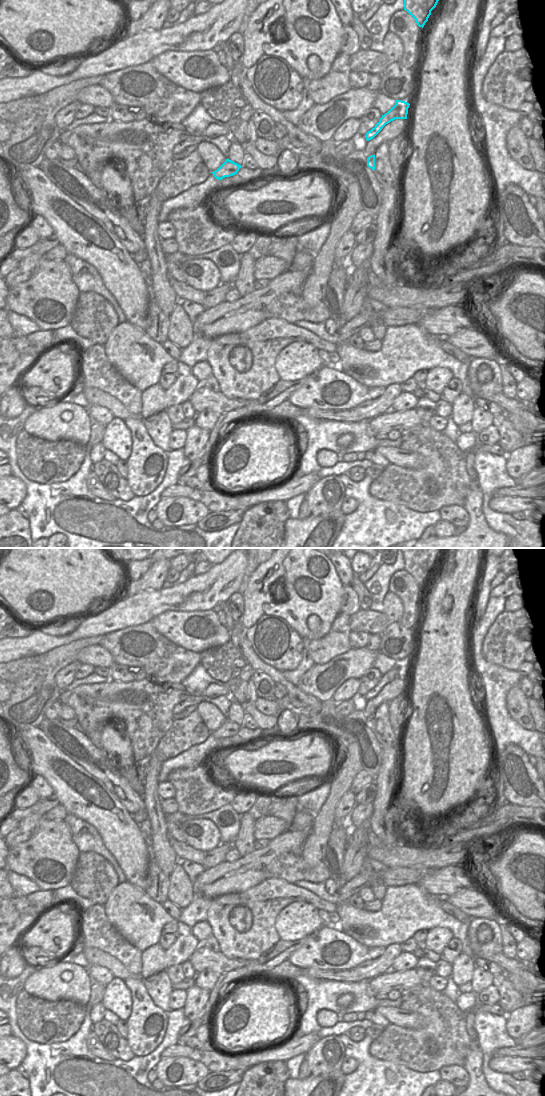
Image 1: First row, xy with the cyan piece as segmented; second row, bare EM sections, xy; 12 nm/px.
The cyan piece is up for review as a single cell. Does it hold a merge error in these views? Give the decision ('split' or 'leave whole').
split

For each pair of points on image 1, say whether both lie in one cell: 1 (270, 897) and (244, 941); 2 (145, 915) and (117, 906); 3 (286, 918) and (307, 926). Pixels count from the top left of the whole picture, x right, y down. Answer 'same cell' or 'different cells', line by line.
1: same cell
2: same cell
3: same cell

